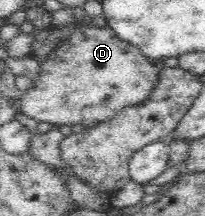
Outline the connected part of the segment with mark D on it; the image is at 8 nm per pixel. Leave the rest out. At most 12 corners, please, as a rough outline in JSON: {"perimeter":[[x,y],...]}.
{"perimeter":[[80,24],[19,112],[91,127],[144,102],[163,59]]}

